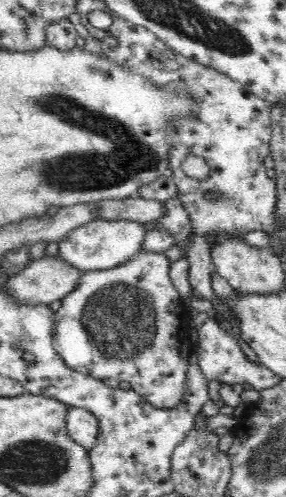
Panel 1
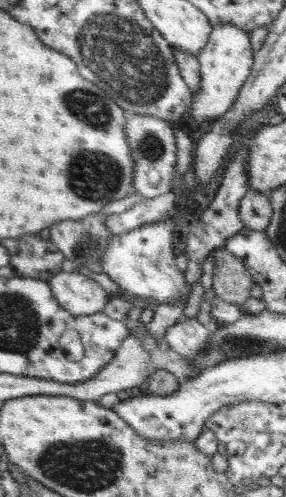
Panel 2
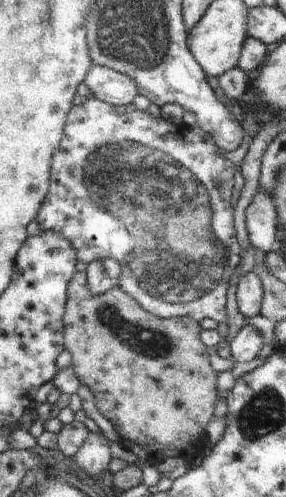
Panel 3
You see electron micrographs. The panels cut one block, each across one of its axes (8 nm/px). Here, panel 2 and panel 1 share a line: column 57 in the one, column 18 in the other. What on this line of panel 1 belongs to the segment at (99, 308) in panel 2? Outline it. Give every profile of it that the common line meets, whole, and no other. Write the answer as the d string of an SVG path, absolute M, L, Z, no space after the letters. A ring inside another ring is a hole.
M60 256L54 258L40 258L34 260L26 270L22 270L16 278L8 280L8 288L12 296L26 304L52 304L54 300L64 300L72 294L84 272L74 268Z

